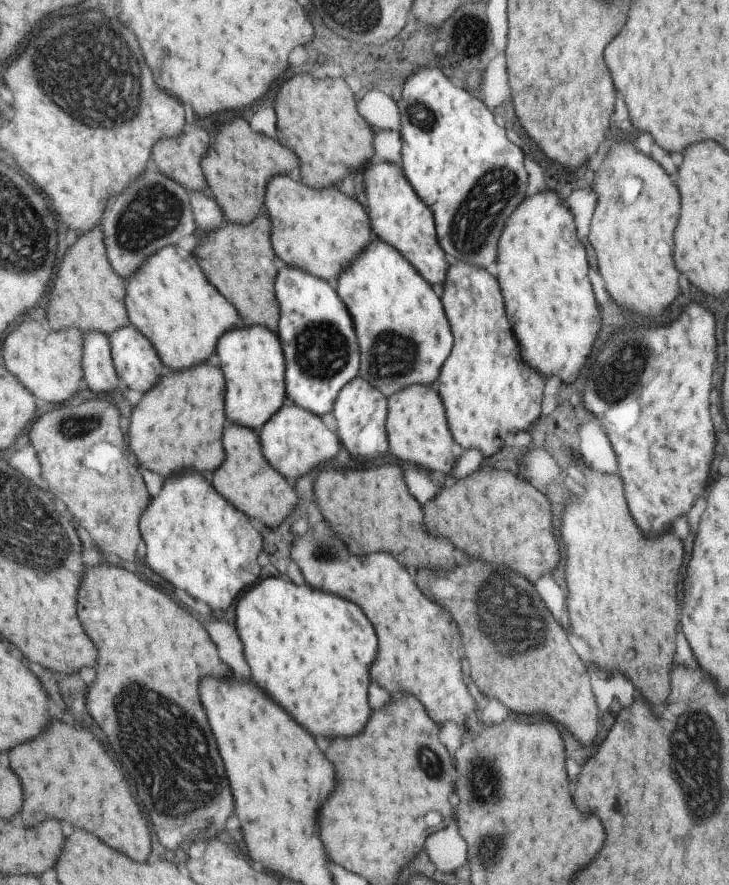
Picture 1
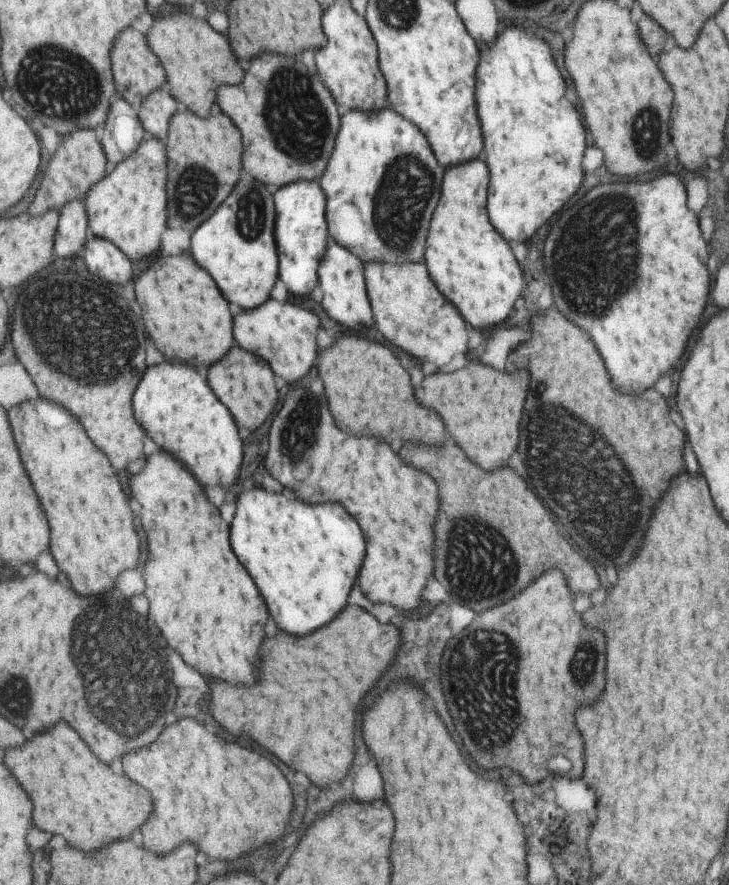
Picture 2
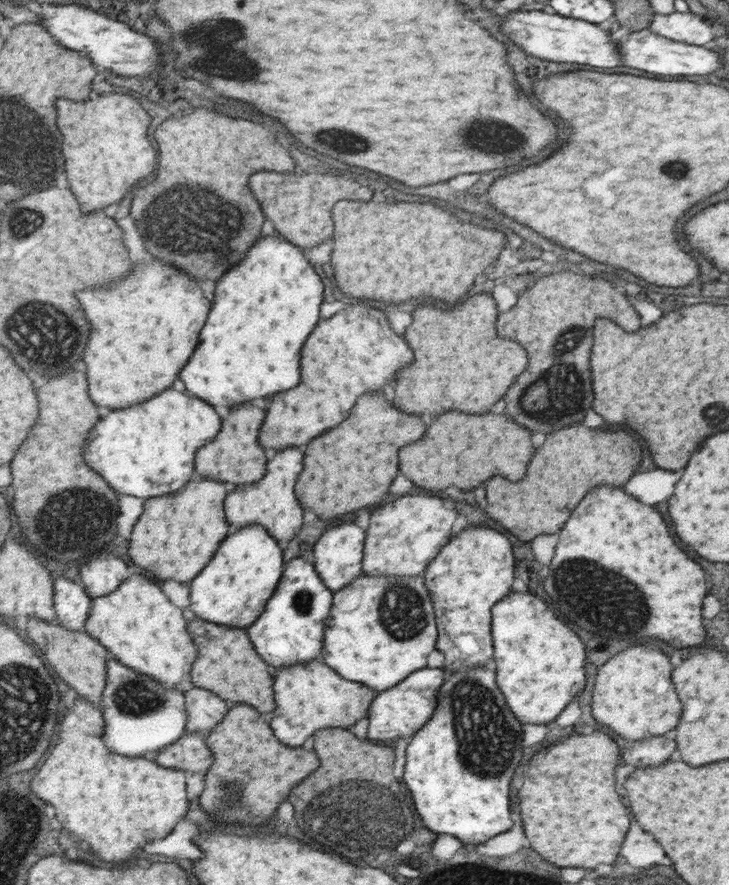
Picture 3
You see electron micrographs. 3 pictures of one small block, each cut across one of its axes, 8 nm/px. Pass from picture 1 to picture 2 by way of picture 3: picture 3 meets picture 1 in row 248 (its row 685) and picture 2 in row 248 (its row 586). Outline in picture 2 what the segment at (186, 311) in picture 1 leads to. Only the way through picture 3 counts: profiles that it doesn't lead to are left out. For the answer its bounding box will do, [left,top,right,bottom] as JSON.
[86,136,170,264]

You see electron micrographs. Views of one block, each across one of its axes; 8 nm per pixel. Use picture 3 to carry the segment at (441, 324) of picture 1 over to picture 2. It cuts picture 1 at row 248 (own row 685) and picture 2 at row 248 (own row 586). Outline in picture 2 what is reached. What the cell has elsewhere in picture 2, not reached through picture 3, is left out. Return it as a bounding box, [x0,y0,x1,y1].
[321,106,444,265]

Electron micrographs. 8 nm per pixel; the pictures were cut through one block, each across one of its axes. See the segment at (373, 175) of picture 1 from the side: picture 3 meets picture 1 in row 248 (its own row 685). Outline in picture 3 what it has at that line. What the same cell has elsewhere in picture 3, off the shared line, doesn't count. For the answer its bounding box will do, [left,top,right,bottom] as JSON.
[368,668,447,742]

